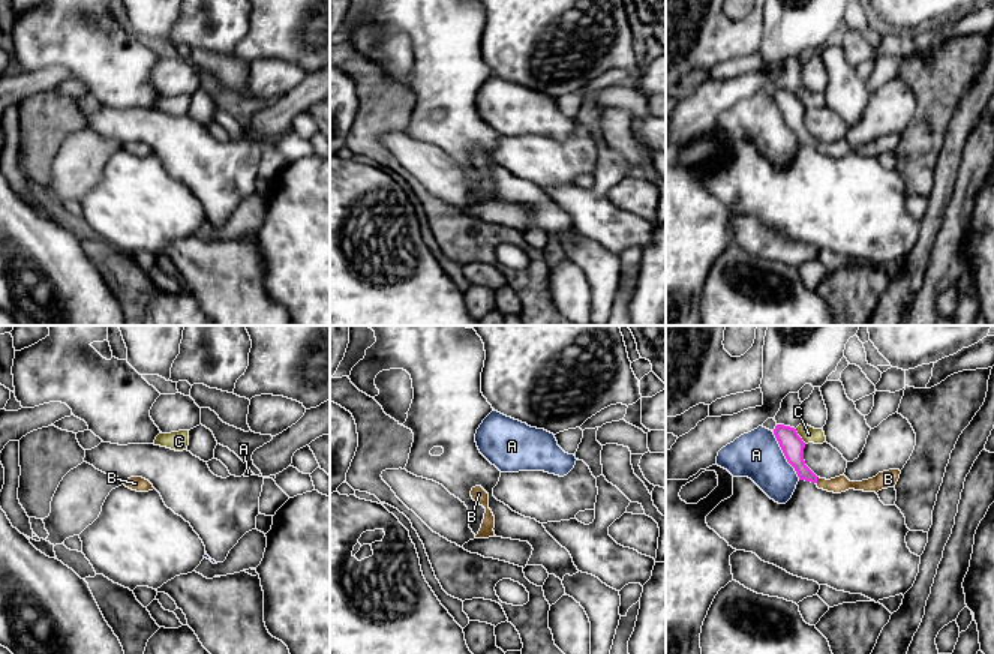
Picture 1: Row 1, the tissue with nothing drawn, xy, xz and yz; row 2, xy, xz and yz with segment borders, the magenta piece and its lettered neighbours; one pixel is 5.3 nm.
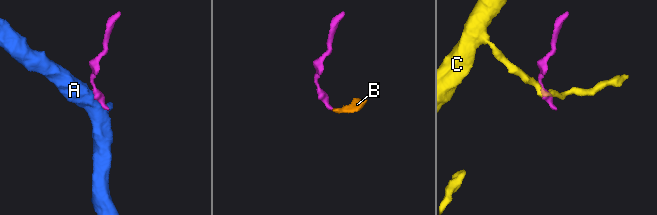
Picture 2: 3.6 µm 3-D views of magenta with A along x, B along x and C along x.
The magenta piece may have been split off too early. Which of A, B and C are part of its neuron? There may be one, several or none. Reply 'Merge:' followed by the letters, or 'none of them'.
Merge: B

